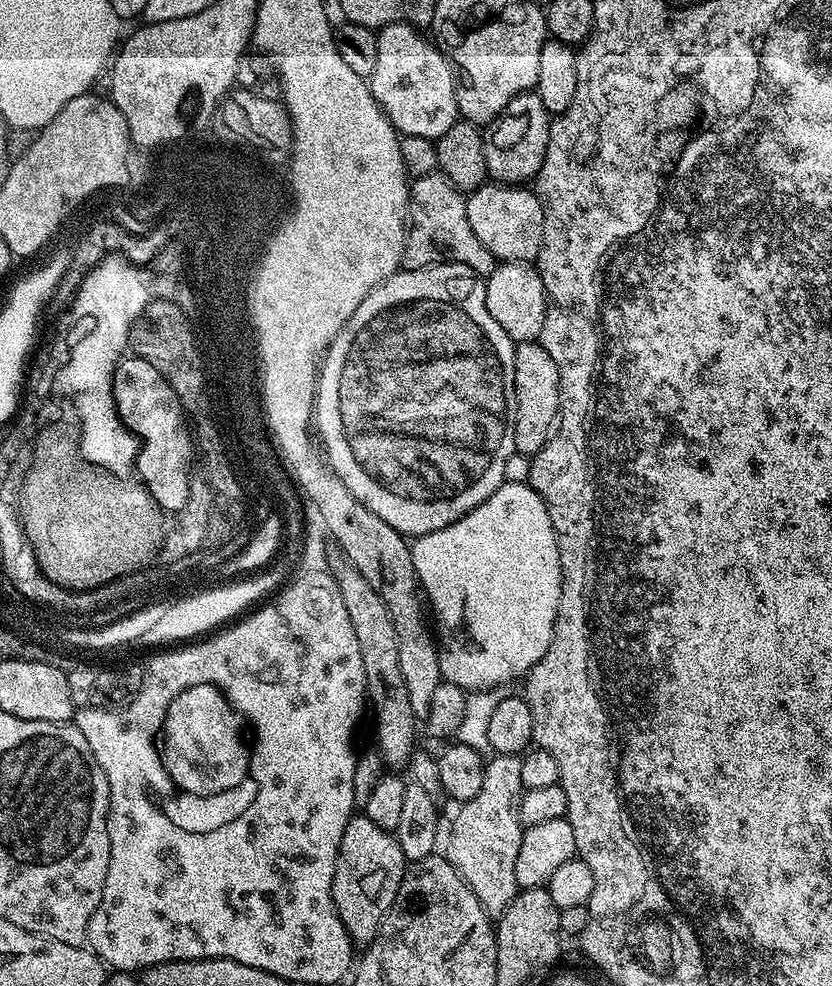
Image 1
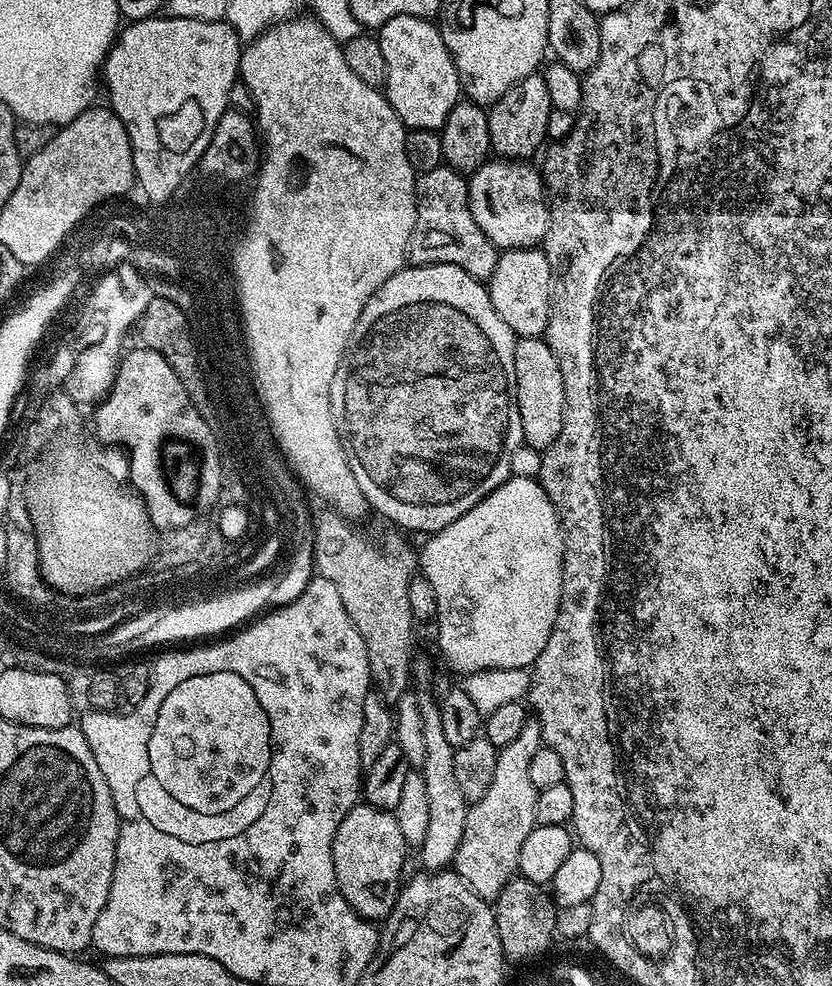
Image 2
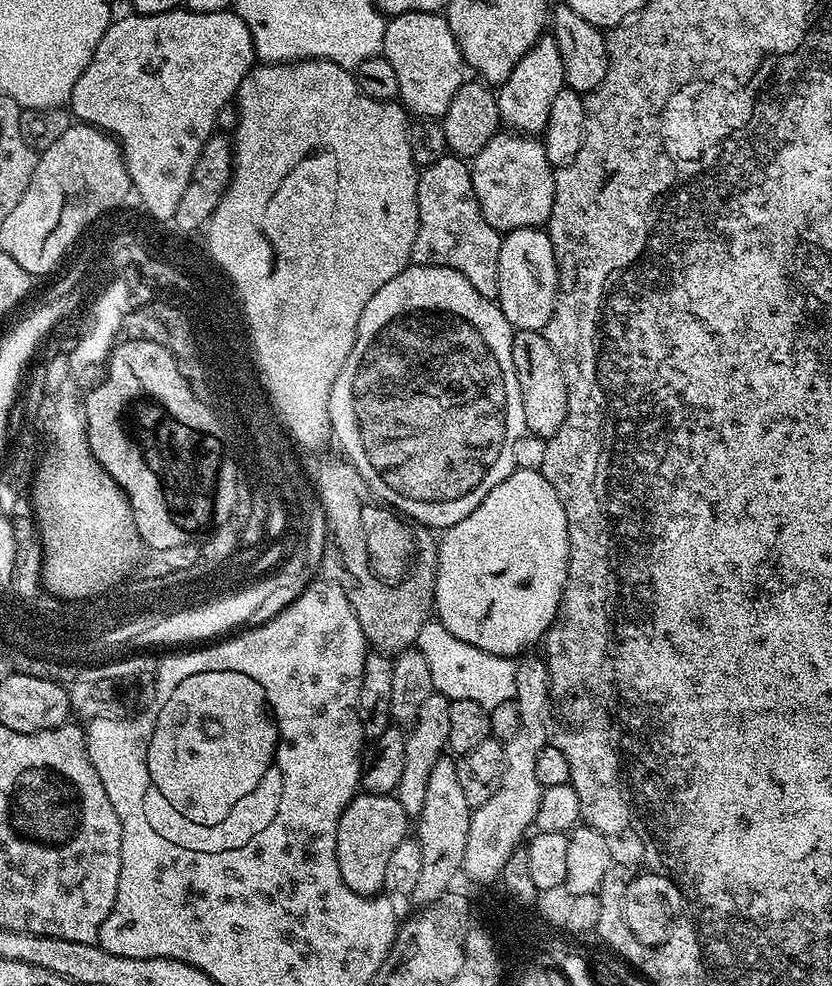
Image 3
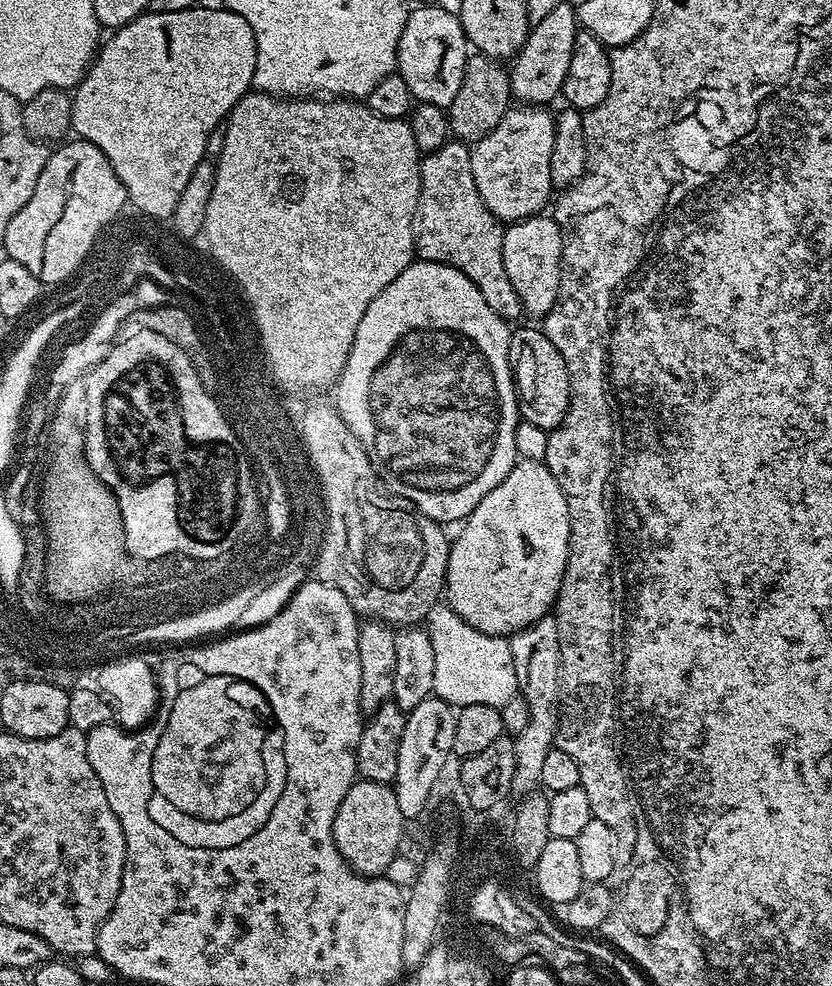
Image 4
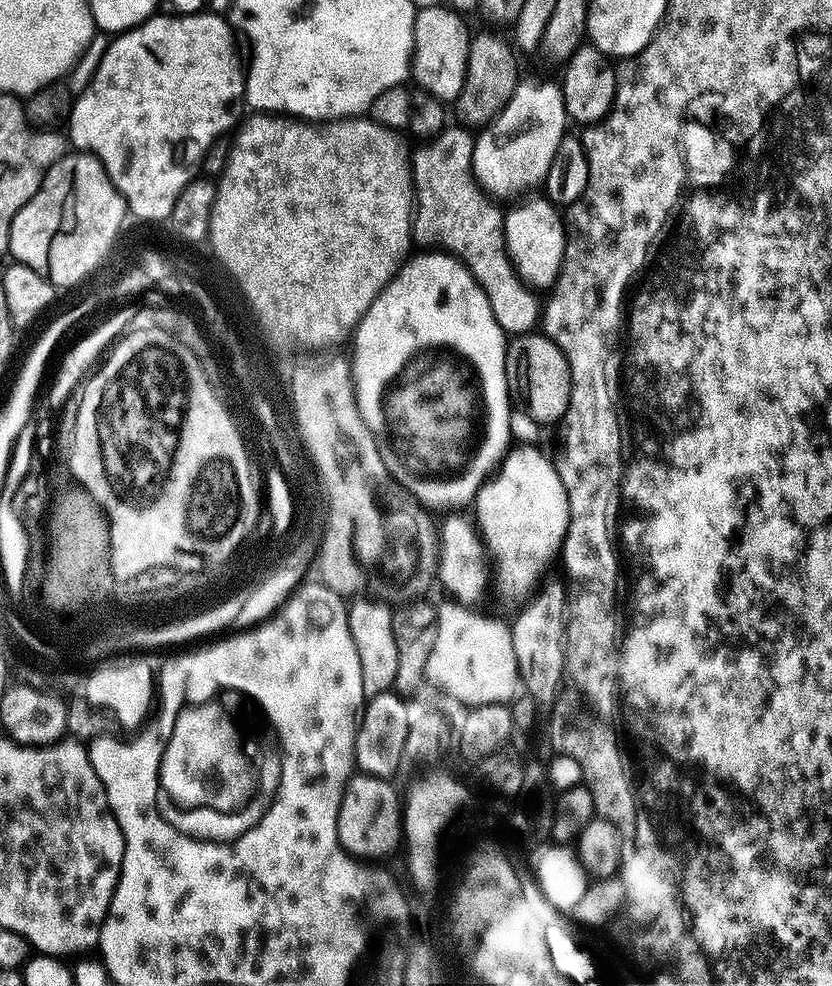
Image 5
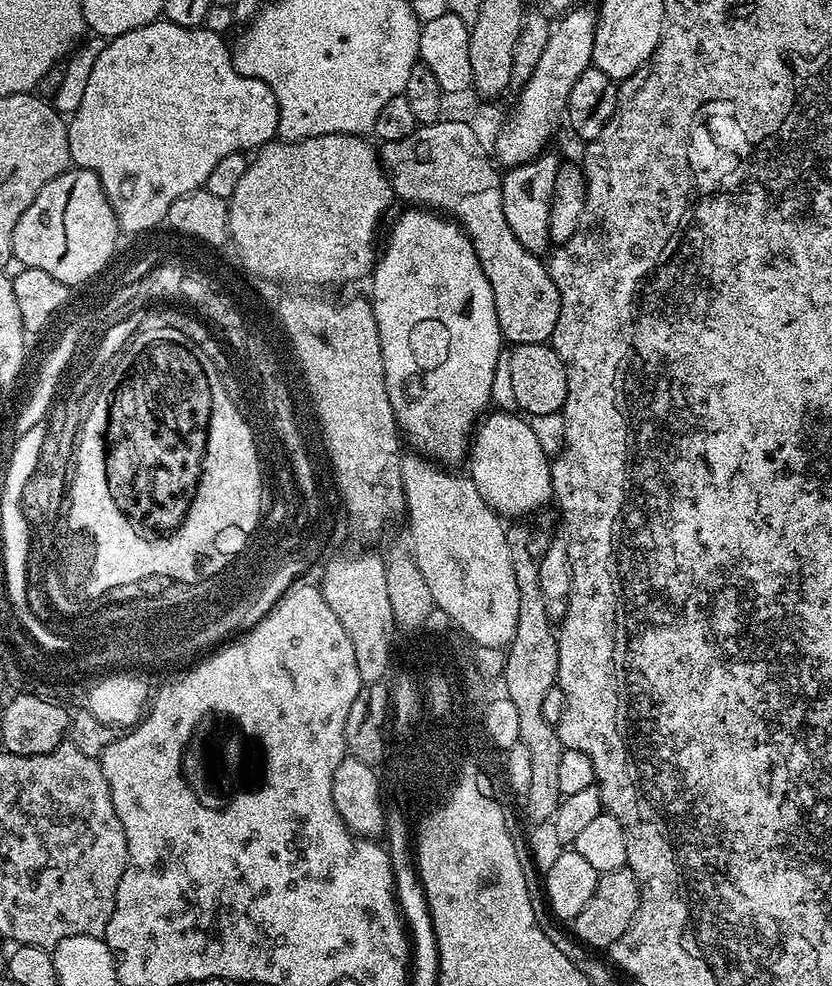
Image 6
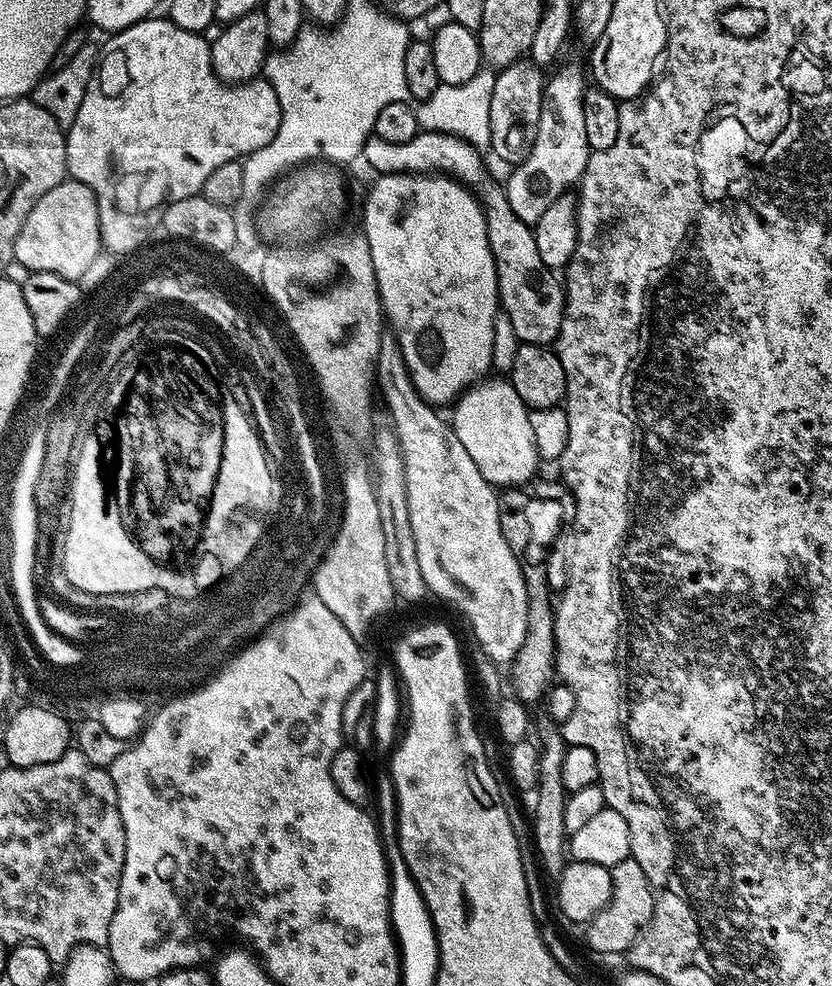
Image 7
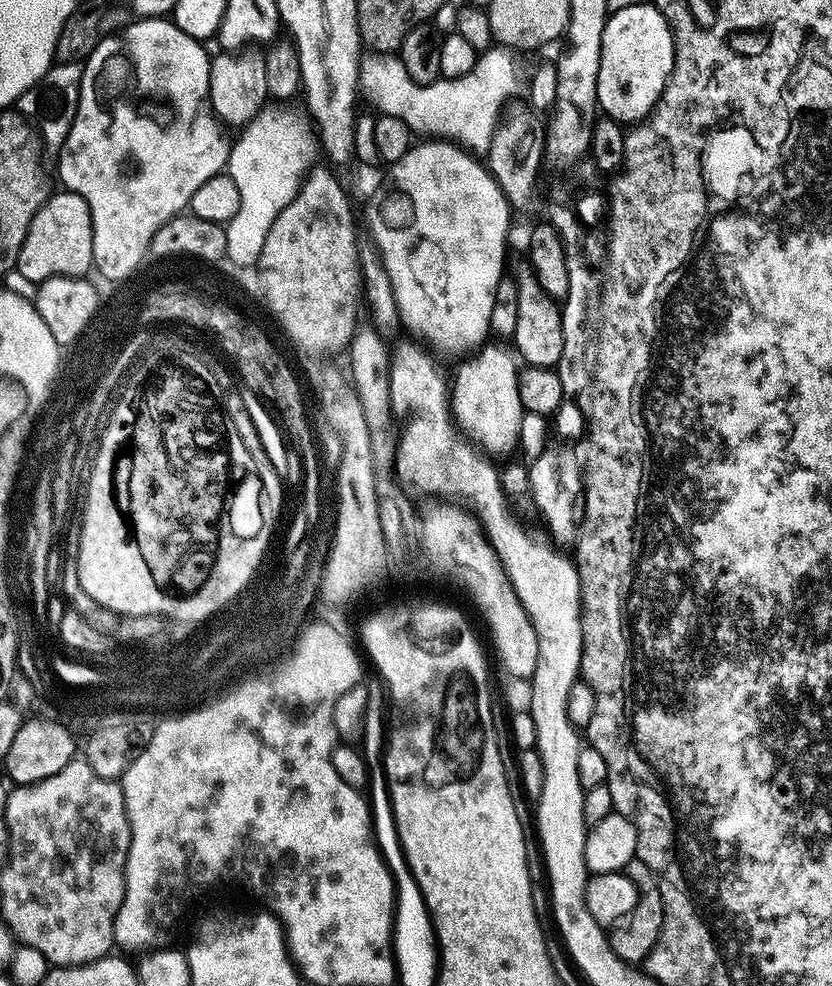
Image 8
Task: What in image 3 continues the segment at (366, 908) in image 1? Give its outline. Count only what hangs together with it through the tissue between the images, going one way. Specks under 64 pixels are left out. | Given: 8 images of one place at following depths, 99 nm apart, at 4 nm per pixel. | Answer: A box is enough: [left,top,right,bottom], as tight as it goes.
[336,792,410,896]

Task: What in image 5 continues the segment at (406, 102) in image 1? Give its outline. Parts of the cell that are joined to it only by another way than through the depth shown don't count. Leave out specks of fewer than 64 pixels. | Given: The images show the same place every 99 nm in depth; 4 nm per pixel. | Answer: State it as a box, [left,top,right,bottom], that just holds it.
[411,6,470,102]

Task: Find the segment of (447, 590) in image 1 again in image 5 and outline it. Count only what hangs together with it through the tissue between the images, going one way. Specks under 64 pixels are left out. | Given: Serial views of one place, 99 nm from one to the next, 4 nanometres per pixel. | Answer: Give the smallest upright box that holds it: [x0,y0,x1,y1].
[474,446,568,602]

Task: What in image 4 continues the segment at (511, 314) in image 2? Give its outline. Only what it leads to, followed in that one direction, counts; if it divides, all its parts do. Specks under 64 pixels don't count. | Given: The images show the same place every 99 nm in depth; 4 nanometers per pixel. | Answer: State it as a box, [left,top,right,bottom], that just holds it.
[502,214,564,318]

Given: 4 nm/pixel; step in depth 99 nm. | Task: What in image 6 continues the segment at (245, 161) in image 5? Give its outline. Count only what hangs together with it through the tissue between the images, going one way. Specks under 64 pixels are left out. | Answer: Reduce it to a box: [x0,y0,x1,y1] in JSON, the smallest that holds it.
[227,134,394,285]

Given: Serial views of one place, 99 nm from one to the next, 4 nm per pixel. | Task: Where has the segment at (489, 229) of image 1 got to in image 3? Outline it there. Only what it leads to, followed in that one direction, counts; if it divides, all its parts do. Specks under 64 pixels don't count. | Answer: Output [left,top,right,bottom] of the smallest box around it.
[470,130,556,234]

